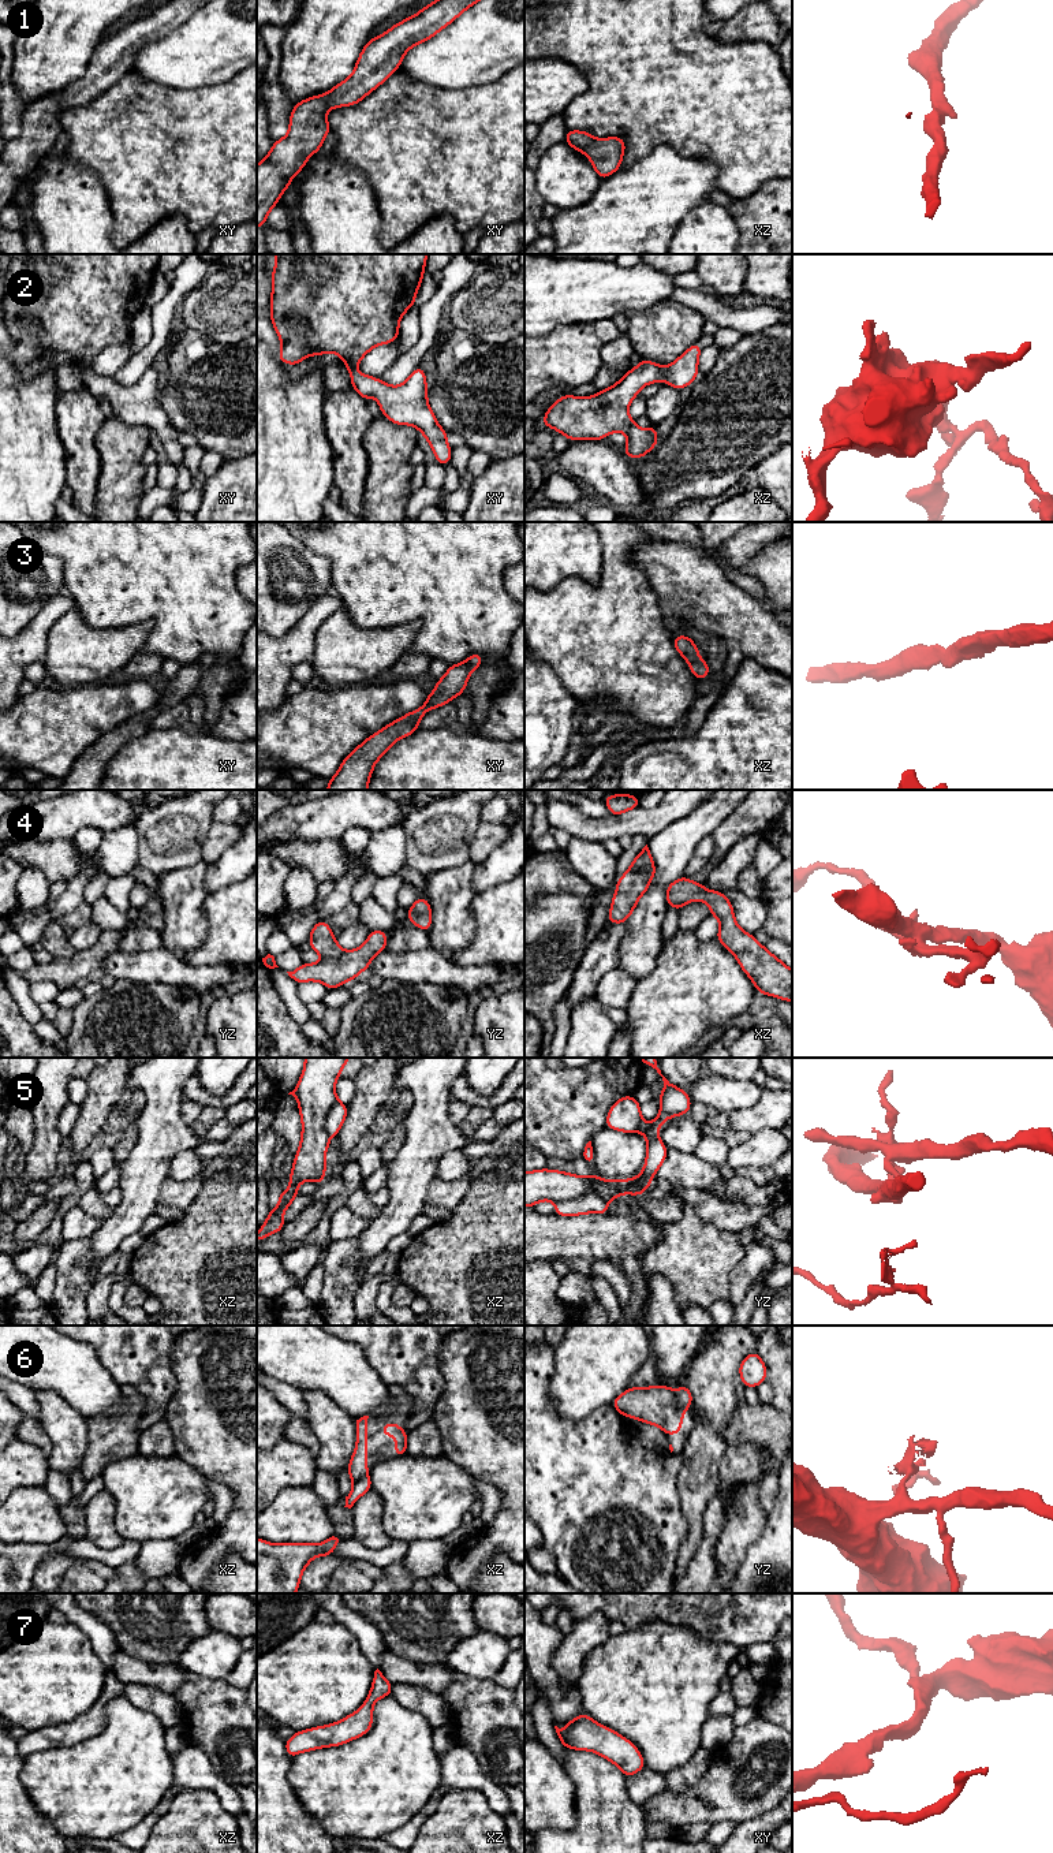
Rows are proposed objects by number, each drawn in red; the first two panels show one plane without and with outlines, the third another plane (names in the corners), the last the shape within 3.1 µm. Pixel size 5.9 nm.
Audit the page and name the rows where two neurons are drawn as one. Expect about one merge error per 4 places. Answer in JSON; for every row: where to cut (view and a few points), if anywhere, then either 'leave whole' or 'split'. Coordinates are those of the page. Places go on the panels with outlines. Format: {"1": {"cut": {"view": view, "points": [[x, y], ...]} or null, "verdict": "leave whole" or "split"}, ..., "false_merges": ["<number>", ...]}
{"1": {"cut": null, "verdict": "leave whole"}, "2": {"cut": null, "verdict": "leave whole"}, "3": {"cut": null, "verdict": "leave whole"}, "4": {"cut": {"view": "yz", "points": [[344, 951], [336, 957], [325, 957]]}, "verdict": "split"}, "5": {"cut": {"view": "yz", "points": [[608, 1201], [596, 1193], [585, 1193], [556, 1203]]}, "verdict": "split"}, "6": {"cut": {"view": "yz", "points": [[675, 1391], [675, 1399], [686, 1409]]}, "verdict": "split"}, "7": {"cut": null, "verdict": "leave whole"}, "false_merges": ["4", "5", "6"]}

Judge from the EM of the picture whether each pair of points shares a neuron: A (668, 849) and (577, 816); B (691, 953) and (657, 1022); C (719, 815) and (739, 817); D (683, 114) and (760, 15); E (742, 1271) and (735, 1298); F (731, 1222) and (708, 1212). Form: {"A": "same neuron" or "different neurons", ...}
{"A": "different neurons", "B": "same neuron", "C": "different neurons", "D": "different neurons", "E": "same neuron", "F": "same neuron"}

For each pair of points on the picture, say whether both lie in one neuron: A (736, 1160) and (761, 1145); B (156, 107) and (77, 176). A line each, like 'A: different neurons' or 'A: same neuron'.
A: same neuron
B: different neurons

